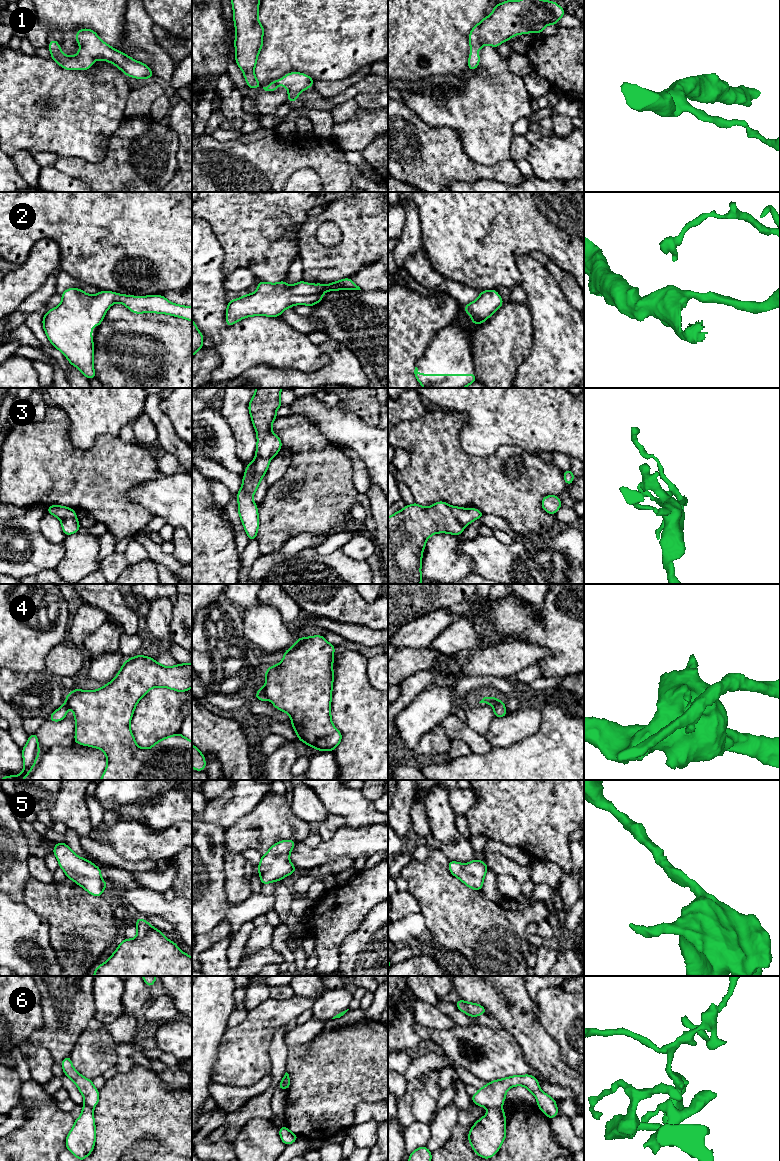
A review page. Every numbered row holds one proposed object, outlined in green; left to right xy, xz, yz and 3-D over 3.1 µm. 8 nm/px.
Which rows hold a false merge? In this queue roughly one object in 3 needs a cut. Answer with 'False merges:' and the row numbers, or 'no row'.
False merges: 4, 6

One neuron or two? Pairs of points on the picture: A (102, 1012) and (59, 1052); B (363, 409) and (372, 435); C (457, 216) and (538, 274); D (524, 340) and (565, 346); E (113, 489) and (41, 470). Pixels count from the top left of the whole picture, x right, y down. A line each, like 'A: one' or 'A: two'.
A: two
B: two
C: two
D: two
E: one

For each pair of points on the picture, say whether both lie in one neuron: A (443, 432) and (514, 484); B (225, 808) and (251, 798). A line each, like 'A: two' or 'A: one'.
A: one
B: one

